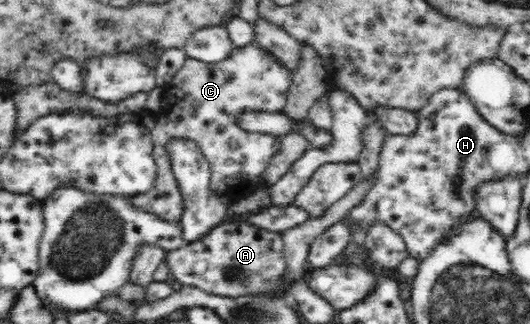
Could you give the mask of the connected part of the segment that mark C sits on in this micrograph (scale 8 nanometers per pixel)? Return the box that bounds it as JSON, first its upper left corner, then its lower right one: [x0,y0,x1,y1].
[132,43,292,220]

